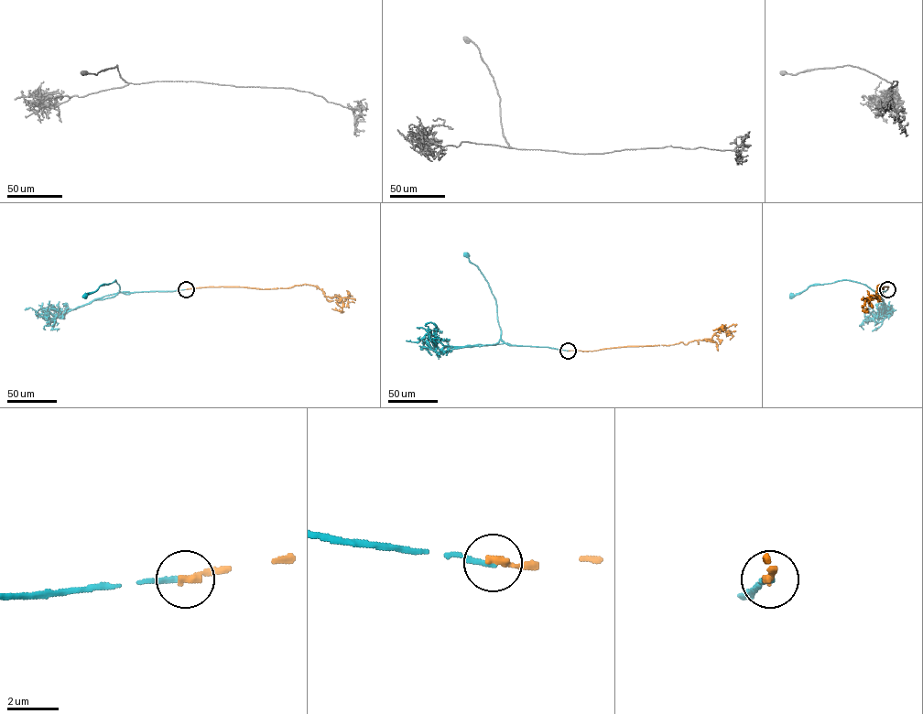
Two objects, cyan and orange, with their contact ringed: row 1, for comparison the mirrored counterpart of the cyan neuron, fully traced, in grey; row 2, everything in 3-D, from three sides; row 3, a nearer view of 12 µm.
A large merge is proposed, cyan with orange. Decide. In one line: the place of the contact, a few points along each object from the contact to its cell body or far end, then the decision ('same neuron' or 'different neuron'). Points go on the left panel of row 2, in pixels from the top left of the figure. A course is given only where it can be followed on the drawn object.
at (186, 289); cyan runs (186, 289), (126, 294), (119, 291), (115, 280), (85, 296); orange runs (186, 289), (207, 286), (272, 289), (312, 285), (325, 296), (338, 297), (342, 300), (342, 310), (331, 308); different neuron

